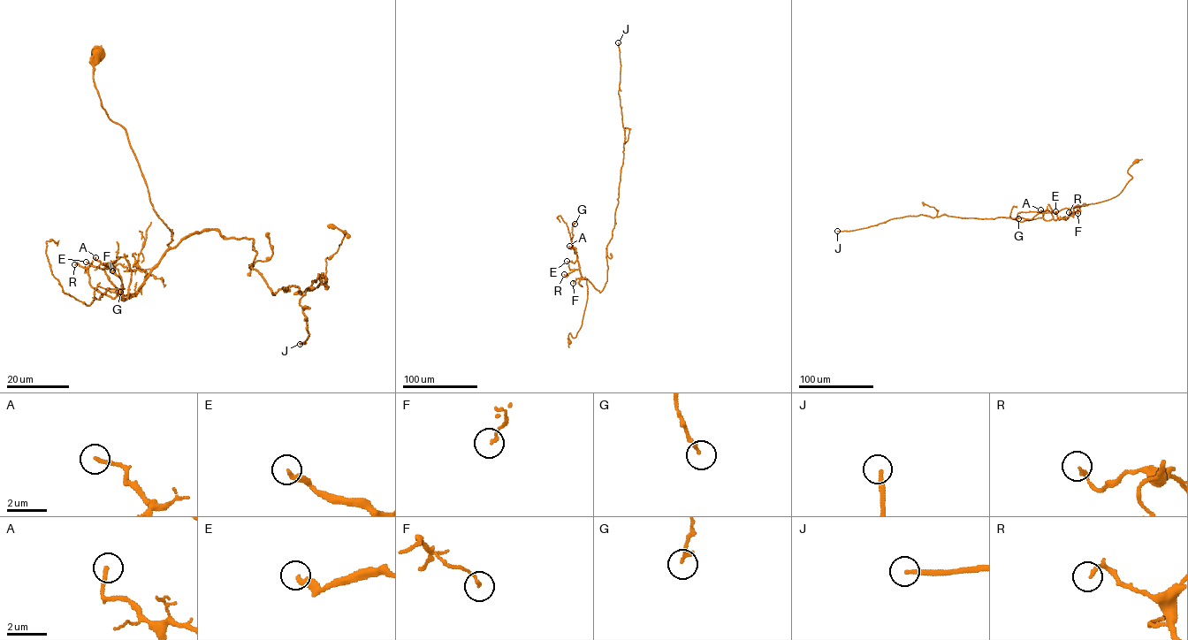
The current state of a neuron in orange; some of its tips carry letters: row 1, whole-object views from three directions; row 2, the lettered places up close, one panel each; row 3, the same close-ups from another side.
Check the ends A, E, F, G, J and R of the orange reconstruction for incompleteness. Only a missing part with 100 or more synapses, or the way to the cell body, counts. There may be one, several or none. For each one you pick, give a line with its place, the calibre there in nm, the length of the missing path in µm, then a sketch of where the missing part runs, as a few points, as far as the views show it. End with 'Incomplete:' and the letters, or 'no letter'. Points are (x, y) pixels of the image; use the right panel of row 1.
J: (837, 231) | 200 nm | 350 µm
Incomplete: J

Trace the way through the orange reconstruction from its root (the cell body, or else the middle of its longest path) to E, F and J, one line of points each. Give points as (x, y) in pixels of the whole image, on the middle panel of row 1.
E: (569, 342), (568, 334), (574, 338), (582, 325), (588, 286), (578, 262), (567, 261)
F: (569, 342), (568, 334), (574, 338), (582, 325), (587, 298), (587, 279), (577, 278), (573, 283)
J: (569, 342), (568, 334), (574, 338), (582, 325), (586, 279), (600, 292), (607, 281), (625, 139), (618, 42)

